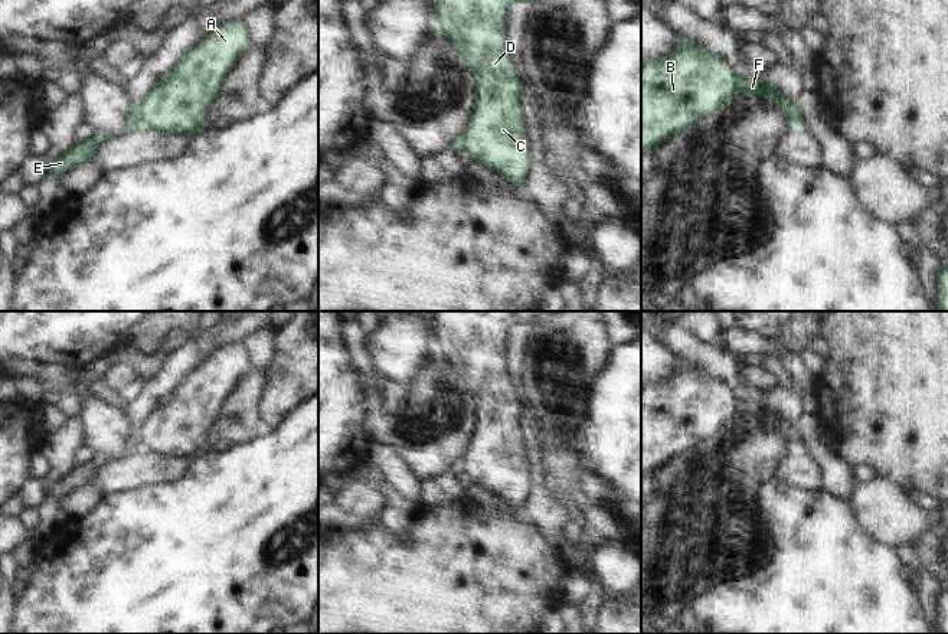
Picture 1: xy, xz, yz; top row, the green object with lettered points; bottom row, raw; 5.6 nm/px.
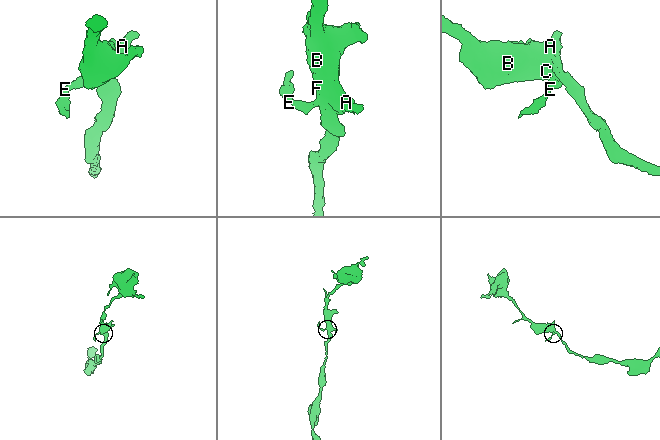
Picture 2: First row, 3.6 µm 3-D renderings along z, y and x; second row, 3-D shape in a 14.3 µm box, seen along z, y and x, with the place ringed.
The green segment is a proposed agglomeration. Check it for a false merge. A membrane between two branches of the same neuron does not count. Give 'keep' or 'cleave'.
cleave

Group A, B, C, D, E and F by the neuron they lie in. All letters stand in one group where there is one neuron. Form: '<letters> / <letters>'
A B C D F / E

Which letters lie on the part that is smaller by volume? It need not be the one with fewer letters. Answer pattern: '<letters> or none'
E

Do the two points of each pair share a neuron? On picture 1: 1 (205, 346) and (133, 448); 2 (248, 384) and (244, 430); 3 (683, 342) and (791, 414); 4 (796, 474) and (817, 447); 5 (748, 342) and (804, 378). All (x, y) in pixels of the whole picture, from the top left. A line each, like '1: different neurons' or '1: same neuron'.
1: same neuron
2: same neuron
3: same neuron
4: different neurons
5: same neuron

